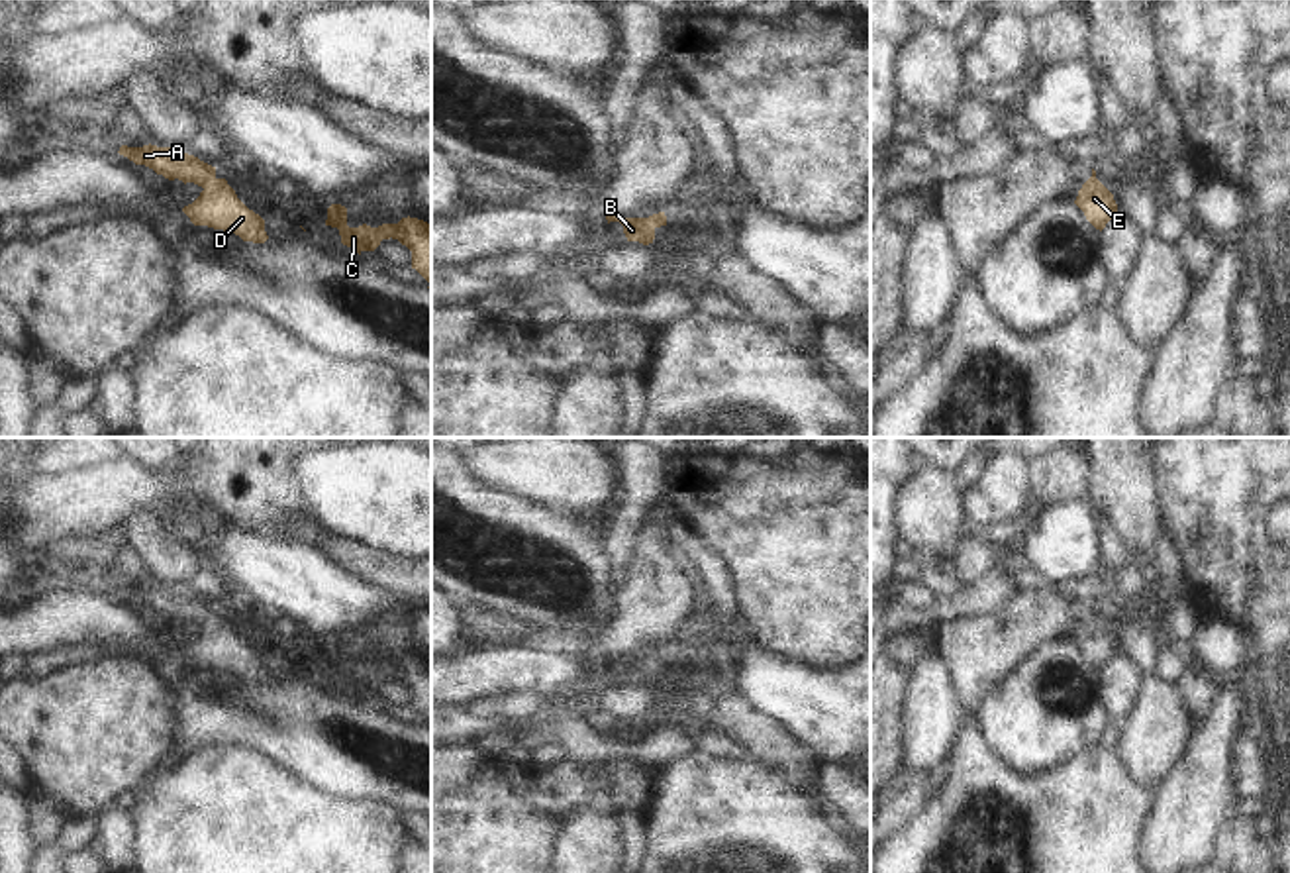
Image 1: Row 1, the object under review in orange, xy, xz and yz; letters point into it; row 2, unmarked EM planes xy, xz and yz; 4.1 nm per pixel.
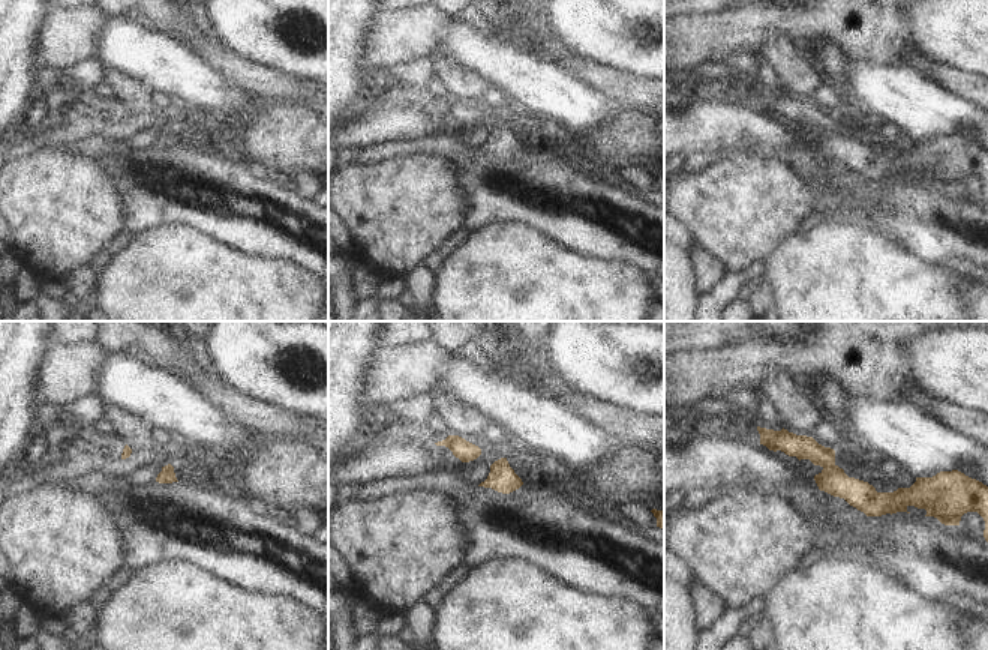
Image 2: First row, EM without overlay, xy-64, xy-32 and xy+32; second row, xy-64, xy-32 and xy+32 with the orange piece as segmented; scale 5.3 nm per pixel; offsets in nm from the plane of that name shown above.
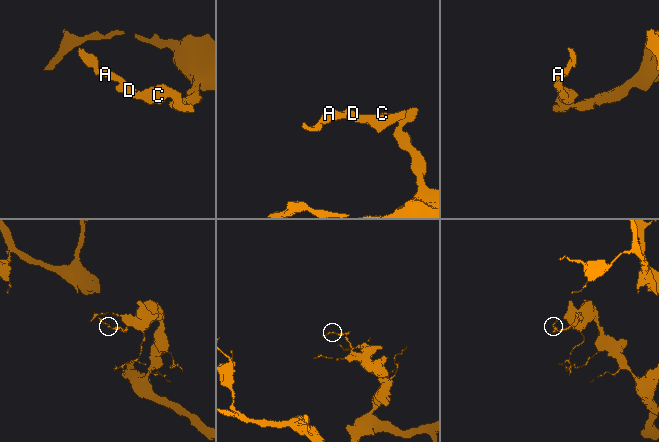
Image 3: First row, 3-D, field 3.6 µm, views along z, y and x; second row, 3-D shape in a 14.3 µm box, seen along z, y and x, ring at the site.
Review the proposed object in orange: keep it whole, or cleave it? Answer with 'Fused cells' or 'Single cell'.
Single cell

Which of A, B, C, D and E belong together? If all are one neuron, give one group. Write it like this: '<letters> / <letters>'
A B C D E

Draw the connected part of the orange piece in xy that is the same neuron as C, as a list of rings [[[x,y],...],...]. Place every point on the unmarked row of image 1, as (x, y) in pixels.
[[[331,643],[327,647],[325,665],[337,667],[341,683],[355,693],[374,691],[382,679],[398,679],[412,691],[412,708],[416,708],[431,728],[431,663],[418,657],[402,657],[398,663],[382,663],[371,667],[367,663],[359,667],[347,665],[347,647]]]

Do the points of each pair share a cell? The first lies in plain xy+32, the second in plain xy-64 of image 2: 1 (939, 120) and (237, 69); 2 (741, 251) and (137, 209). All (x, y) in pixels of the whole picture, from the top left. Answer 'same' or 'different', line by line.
1: different
2: different

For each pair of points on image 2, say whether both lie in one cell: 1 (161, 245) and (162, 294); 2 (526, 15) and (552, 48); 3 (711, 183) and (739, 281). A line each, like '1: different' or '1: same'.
1: same
2: different
3: different

